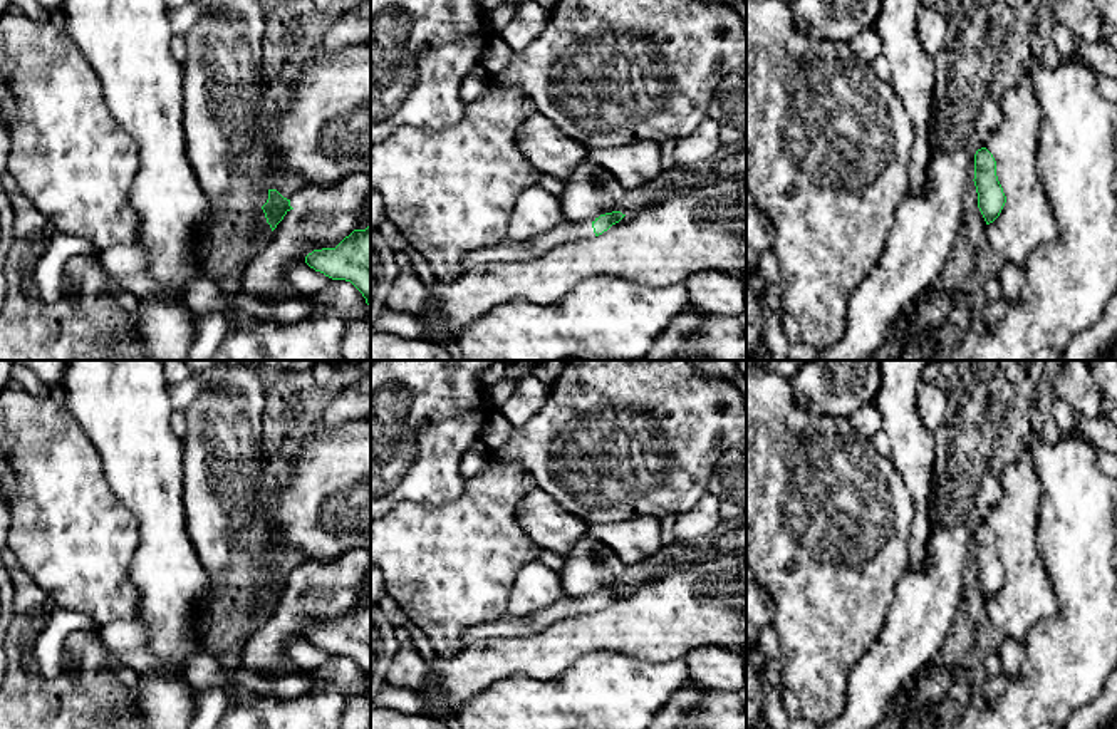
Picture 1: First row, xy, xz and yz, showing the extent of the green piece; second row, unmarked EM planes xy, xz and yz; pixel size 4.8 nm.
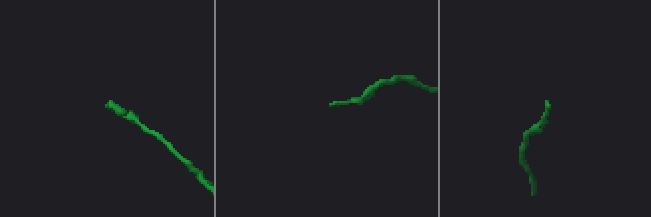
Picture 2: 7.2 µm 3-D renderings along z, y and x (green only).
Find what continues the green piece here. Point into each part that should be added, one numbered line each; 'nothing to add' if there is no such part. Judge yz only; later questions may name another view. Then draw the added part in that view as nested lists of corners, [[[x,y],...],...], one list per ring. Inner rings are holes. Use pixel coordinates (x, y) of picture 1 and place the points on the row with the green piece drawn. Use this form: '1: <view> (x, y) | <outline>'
nothing to add

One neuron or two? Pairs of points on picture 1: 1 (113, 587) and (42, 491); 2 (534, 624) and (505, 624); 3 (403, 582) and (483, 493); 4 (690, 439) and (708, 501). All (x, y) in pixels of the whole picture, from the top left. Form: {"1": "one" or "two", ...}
{"1": "one", "2": "one", "3": "one", "4": "two"}

